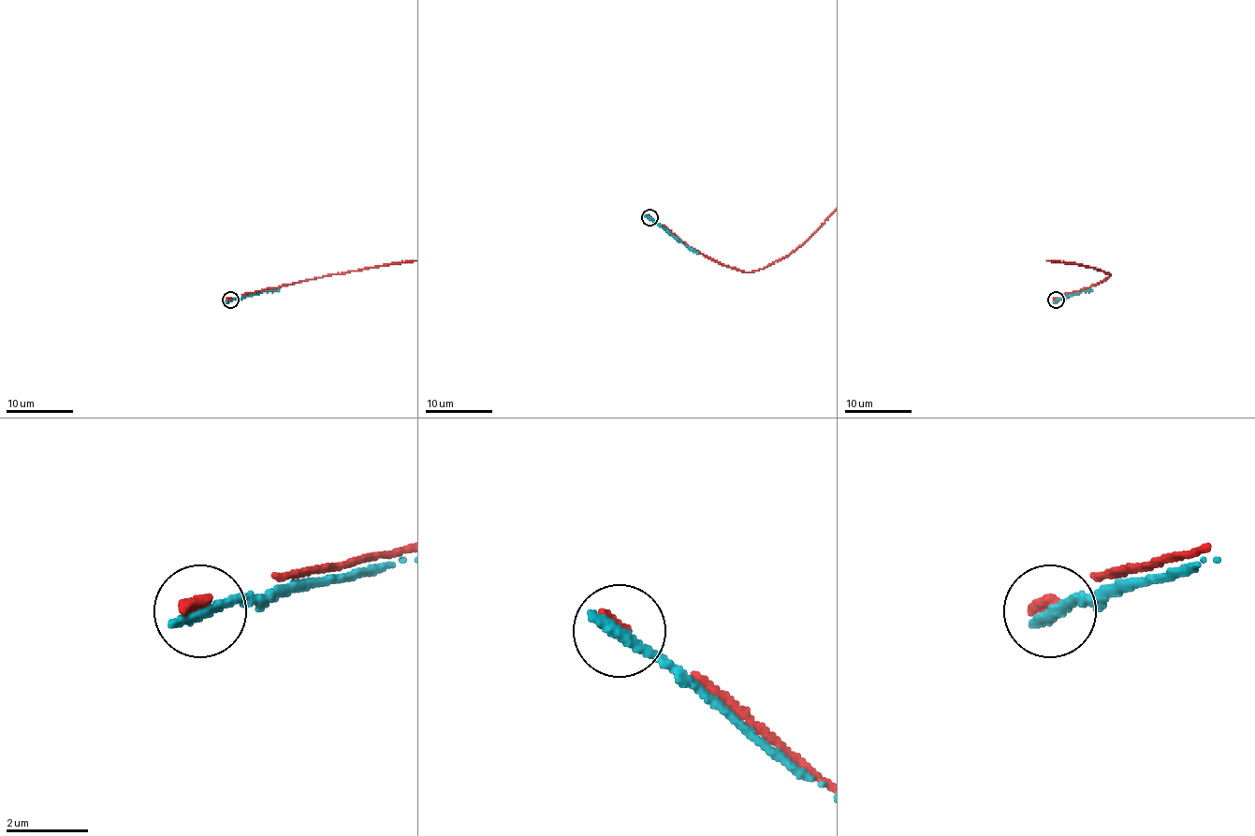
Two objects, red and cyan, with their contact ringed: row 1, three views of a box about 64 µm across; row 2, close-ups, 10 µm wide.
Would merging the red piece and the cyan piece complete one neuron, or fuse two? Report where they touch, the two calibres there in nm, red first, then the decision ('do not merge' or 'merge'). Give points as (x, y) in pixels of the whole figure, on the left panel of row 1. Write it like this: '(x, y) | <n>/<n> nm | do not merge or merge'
(230, 300) | 320/360 nm | do not merge

